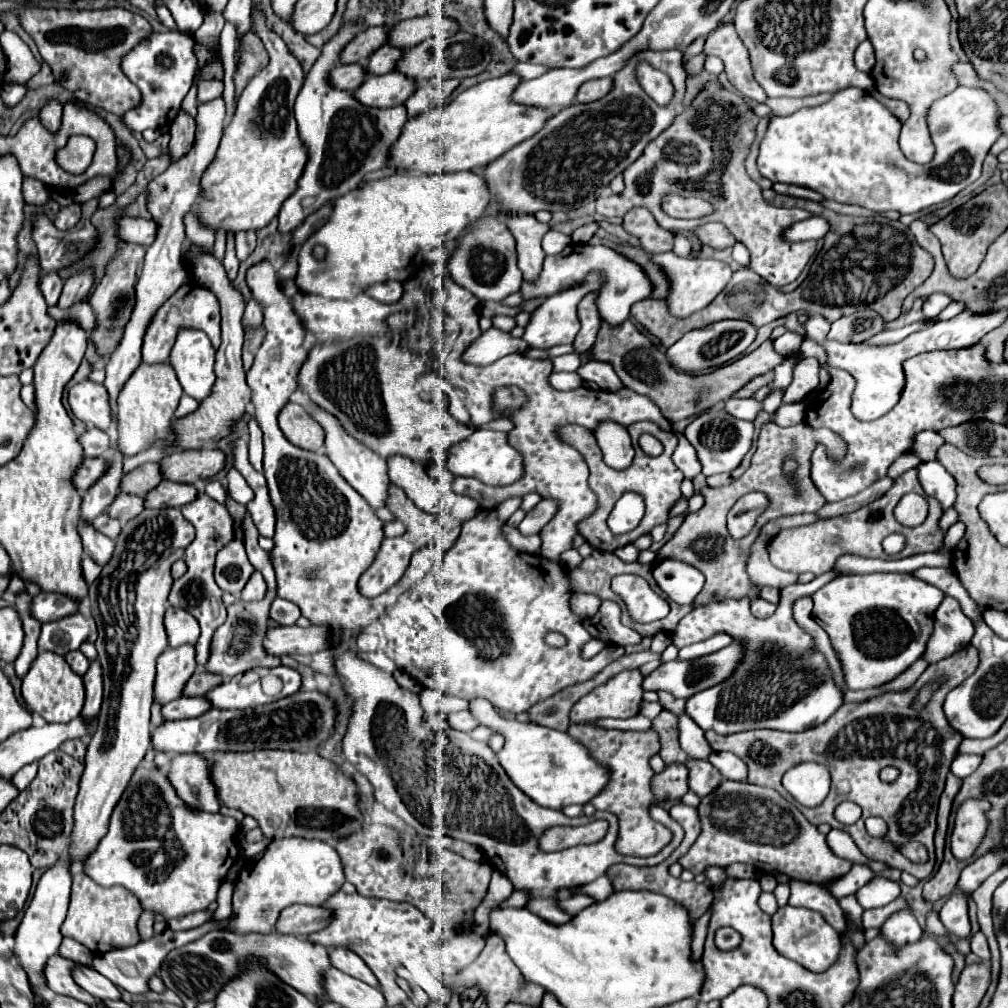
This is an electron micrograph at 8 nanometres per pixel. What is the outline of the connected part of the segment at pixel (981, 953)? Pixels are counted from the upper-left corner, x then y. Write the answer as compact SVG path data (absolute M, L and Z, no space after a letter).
M975 932L975 934L971 936L971 952L977 954L977 956L983 960L983 964L991 964L991 962L989 962L989 958L991 958L989 946L987 946L987 940L985 940L983 932Z

